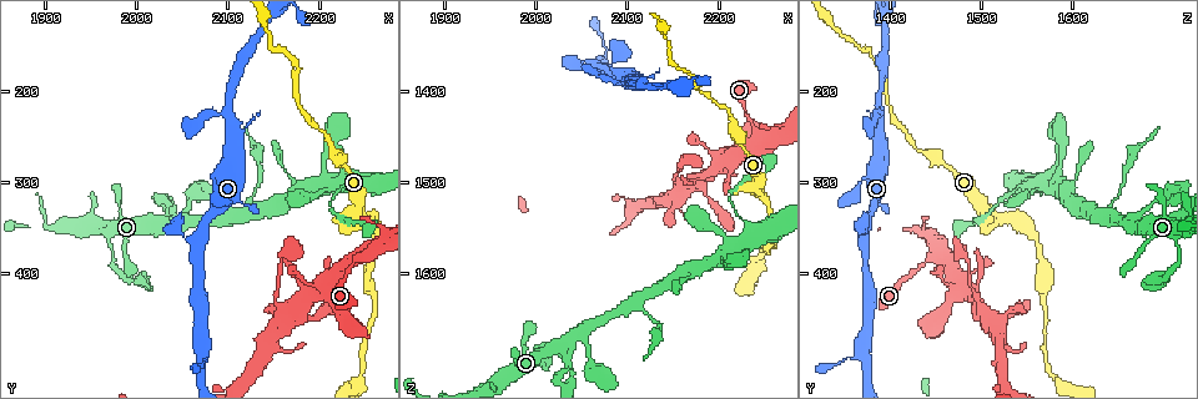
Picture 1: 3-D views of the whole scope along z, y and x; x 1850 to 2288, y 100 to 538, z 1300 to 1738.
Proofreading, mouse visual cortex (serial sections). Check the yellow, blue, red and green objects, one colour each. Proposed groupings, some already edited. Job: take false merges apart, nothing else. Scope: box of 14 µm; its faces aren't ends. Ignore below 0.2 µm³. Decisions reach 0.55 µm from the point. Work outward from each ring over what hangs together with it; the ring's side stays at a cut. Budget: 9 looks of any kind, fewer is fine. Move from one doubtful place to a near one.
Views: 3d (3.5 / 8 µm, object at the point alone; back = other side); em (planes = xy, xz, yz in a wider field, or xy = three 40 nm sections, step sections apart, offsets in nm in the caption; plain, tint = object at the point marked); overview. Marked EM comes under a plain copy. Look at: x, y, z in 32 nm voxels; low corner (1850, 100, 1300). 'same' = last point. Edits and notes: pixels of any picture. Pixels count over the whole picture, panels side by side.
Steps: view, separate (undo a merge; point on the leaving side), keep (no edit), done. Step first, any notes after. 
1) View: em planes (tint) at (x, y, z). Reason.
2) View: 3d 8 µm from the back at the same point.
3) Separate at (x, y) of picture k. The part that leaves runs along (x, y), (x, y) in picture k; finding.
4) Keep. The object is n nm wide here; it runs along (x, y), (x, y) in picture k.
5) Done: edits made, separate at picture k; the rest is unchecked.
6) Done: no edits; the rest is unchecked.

View: 3d 3.5 µm at (2170, 445, 1500). Thin arm on a thick one.

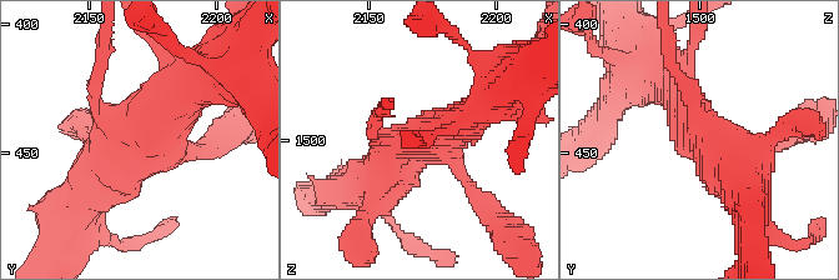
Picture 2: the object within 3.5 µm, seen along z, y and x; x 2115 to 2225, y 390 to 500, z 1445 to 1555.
View: em xy step 3 (tint) at (2168, 441, 1500). Now the EM.

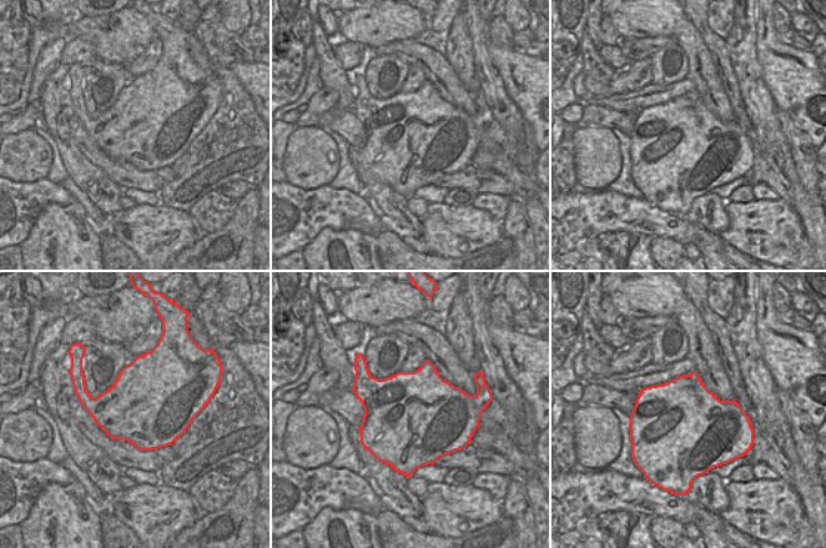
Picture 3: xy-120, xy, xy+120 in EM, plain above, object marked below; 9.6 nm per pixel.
View: em xy step 5 (tint) at the same point.

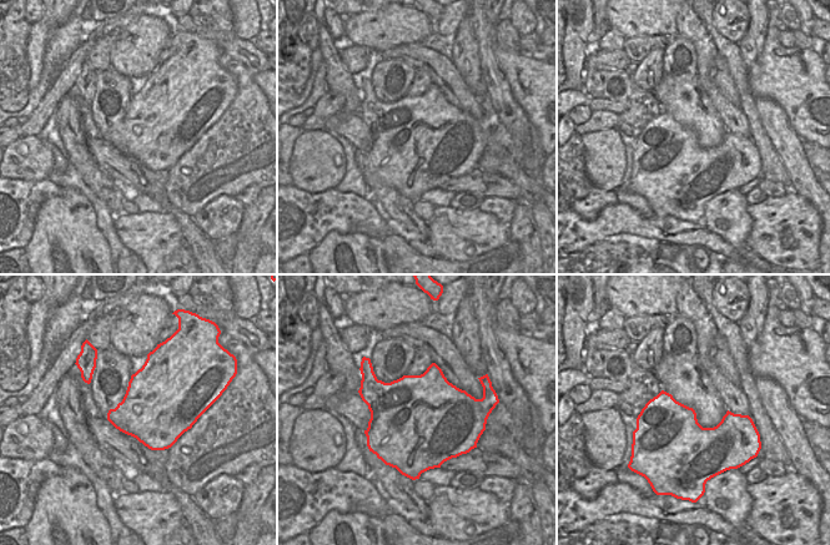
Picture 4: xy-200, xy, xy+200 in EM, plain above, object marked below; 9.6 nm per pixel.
Keep. It runs along (212, 76), (109, 149), (101, 173) in picture 2; continuous, no second cell.

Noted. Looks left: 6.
View: 3d 8 µm at (2240, 340, 1510).

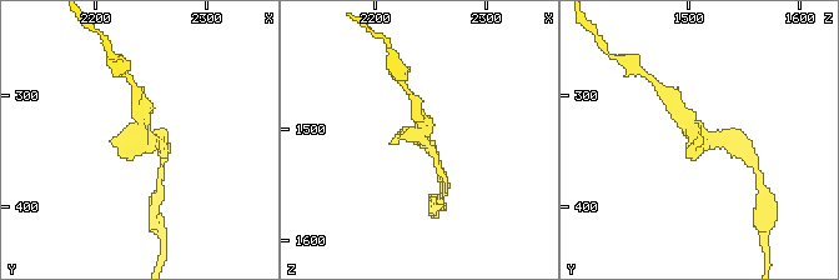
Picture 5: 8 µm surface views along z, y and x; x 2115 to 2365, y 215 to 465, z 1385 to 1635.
View: 3d 3.5 µm at (2242, 340, 1510). Zoom in.

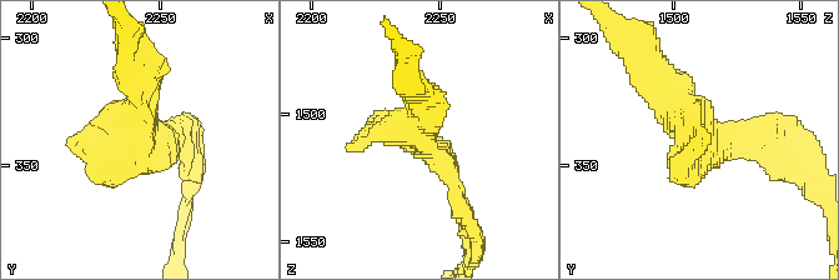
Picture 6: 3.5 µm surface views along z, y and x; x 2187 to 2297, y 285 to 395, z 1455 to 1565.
View: em xy step 3 (tint) at (2243, 340, 1512).

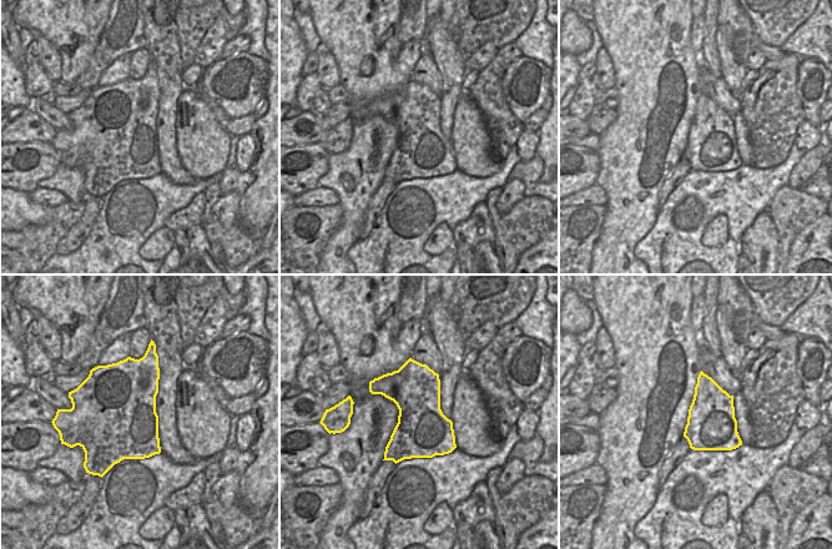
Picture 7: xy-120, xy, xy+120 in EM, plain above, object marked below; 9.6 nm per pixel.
Keep. One cell here.

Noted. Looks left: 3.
View: 3d 3.5 µm at (2105, 230, 1390). Sudden change in width.

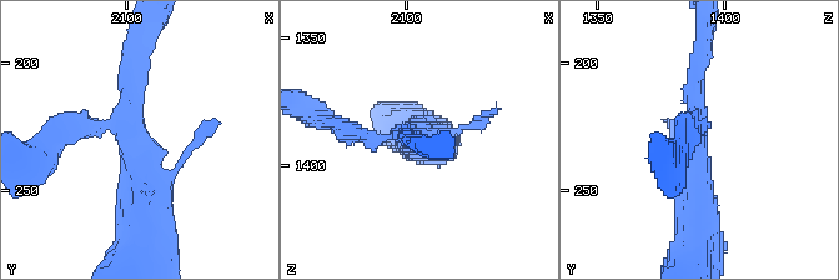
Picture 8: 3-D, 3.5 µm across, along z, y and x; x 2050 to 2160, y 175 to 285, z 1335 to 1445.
View: em xy step 3 (tint) at the same point.

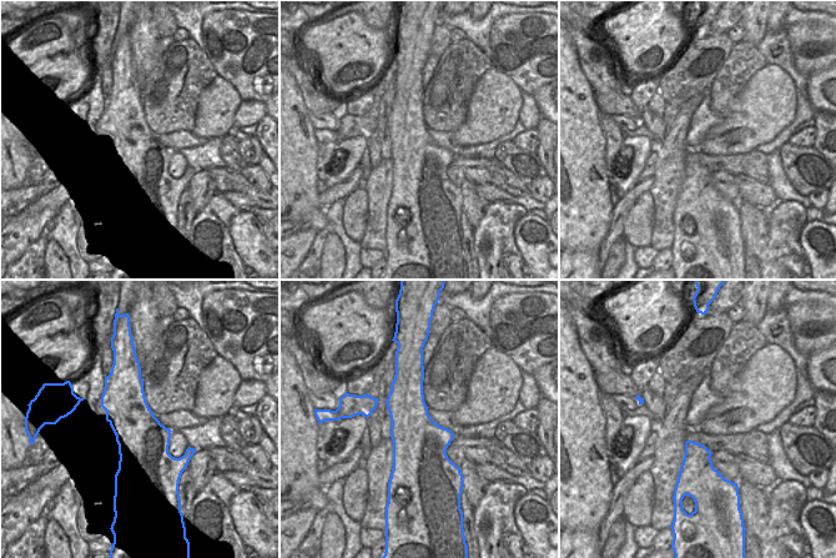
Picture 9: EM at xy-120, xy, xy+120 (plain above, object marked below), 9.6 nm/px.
Keep. The object is 500 nm wide here; it runs along (149, 211), (141, 50) in picture 8; continuous, no second cell.

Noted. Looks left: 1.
Done: no edits; the rest is unchecked.

